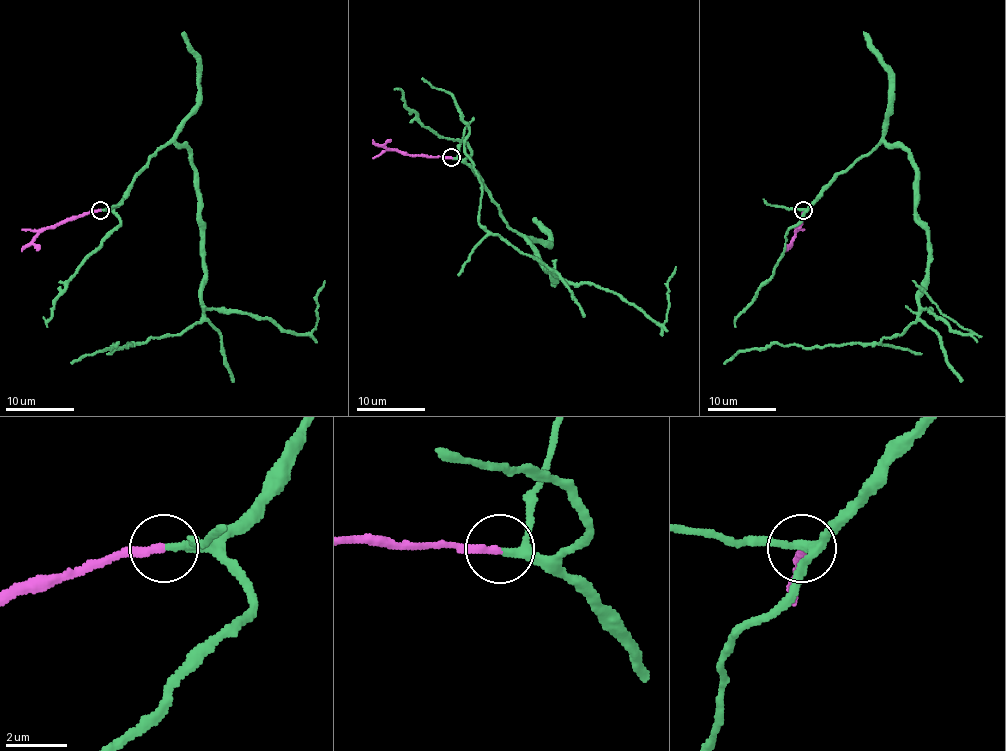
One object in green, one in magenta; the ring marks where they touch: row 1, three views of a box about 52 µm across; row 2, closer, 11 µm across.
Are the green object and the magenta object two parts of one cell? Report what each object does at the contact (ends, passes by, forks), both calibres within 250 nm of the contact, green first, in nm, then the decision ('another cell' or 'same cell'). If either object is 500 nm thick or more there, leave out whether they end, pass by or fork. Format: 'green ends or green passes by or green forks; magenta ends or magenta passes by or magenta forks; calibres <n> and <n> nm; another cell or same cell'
green passes by; magenta ends; calibres 200 and 280 nm; same cell

